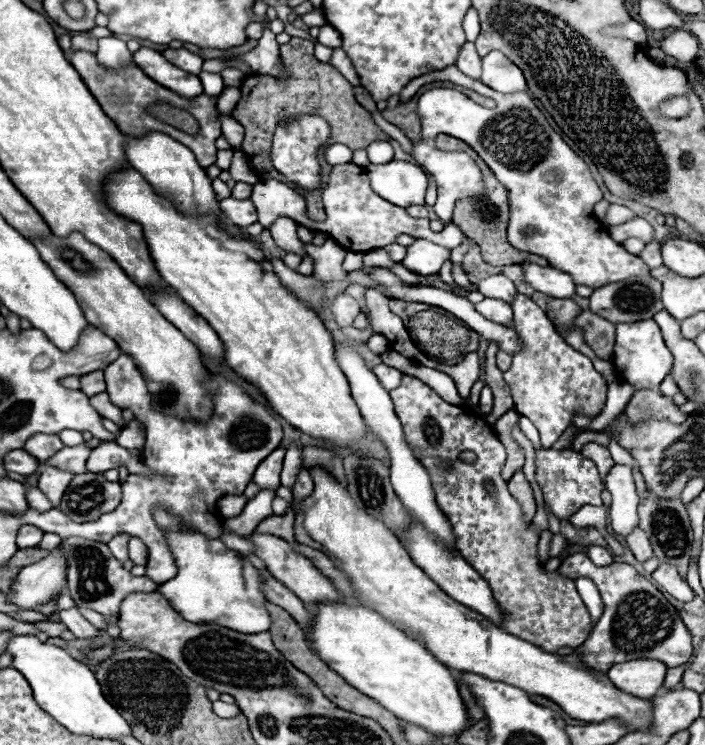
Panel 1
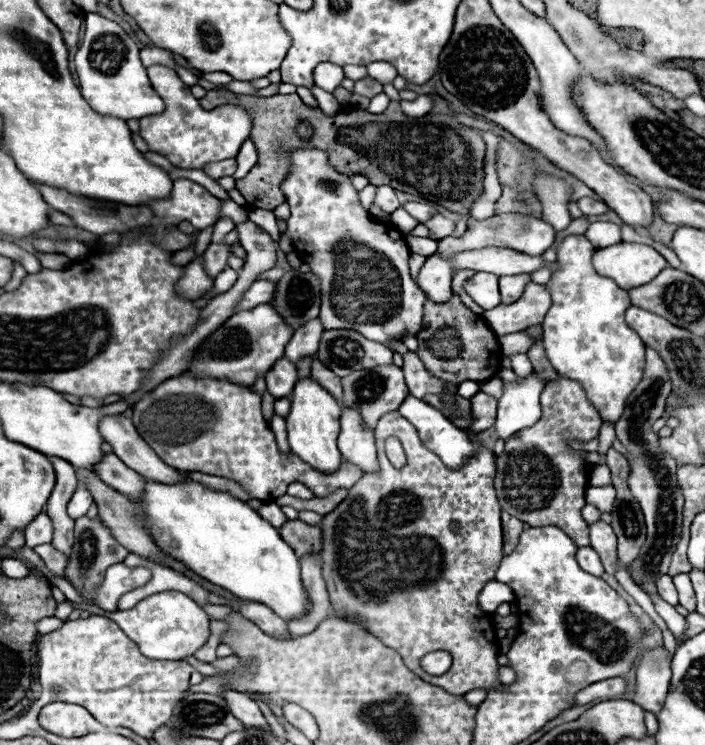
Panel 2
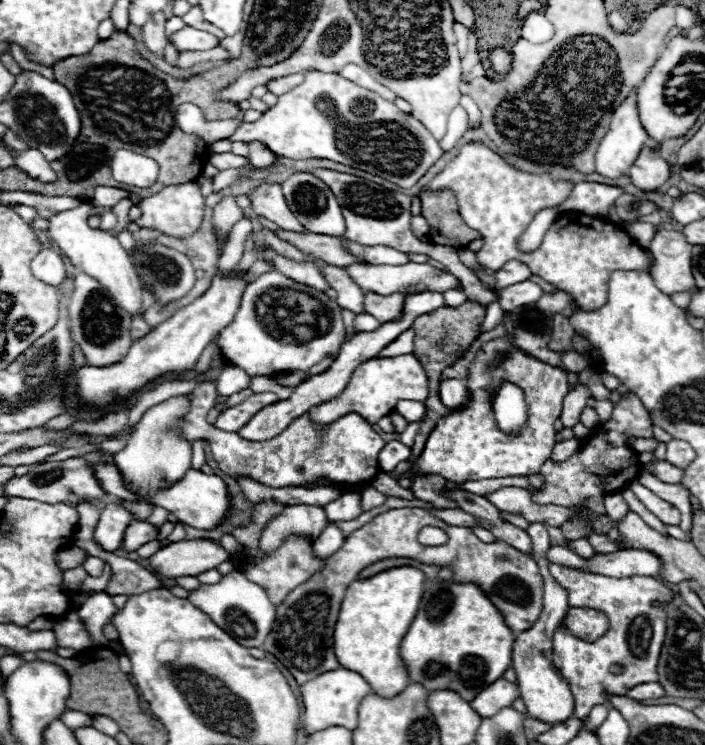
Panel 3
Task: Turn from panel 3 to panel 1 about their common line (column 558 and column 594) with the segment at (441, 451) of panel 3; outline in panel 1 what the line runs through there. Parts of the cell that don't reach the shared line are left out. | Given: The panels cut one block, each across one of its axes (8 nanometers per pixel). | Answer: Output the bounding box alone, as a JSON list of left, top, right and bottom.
[504,296,608,448]

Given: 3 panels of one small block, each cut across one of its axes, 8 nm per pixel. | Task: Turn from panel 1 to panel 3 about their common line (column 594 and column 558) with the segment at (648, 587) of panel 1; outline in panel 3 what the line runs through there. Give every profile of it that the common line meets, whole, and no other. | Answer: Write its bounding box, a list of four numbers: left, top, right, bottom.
[550,564,672,718]

